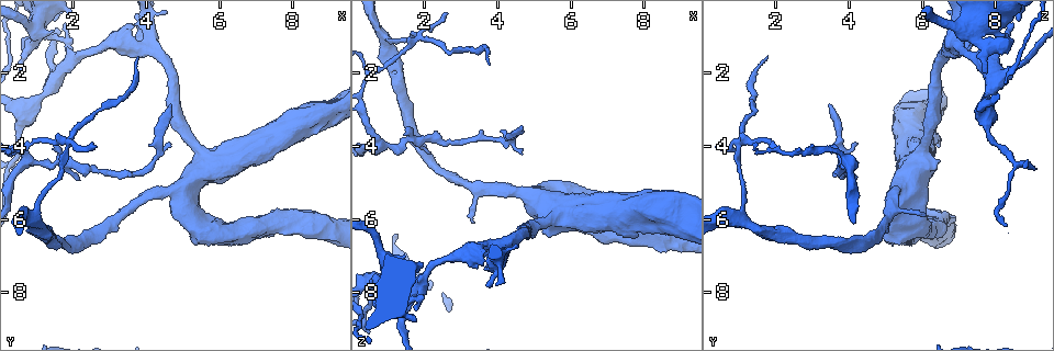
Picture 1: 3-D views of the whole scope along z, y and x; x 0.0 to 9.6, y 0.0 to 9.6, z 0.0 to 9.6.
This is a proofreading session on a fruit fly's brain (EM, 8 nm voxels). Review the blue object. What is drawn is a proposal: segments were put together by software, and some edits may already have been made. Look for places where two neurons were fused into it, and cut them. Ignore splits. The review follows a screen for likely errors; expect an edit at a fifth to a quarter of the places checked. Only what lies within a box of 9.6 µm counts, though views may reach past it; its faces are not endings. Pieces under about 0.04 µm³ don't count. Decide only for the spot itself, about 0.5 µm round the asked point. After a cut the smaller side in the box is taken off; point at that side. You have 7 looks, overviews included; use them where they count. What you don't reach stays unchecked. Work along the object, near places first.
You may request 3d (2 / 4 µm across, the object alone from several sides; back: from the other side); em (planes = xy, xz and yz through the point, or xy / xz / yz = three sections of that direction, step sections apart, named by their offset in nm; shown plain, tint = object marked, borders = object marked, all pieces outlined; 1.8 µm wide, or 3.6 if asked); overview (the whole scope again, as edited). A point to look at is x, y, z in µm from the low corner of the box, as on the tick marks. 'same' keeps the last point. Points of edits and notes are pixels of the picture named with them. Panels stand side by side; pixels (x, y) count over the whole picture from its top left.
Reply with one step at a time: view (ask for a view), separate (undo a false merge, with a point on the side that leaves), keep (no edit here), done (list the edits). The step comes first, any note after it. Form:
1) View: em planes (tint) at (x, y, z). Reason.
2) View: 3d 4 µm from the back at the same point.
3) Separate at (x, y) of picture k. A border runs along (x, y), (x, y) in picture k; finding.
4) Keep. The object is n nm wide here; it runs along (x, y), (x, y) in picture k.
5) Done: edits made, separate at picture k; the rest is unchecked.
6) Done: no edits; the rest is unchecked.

View: 3d 4 µm at (5.50, 4.20, 5.95). Sudden change in width.

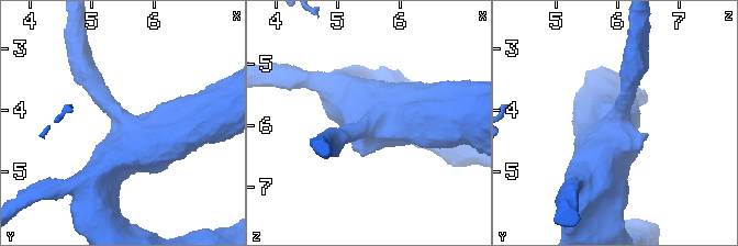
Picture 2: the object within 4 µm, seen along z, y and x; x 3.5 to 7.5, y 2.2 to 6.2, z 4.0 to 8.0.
View: em planes (plain) at (5.50, 4.15, 6.00).

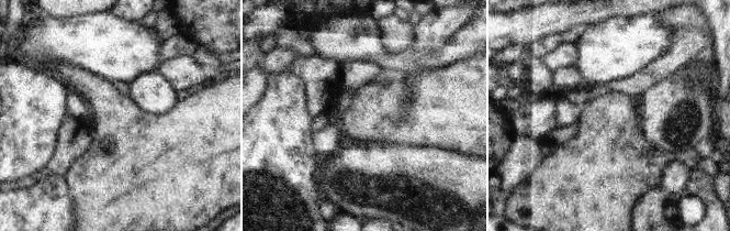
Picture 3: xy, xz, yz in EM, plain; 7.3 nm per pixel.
View: em planes (tint) at the same point. Where the object lies.

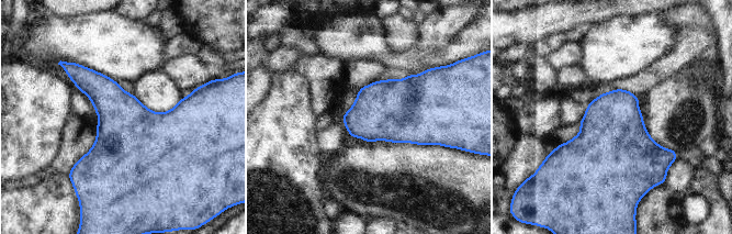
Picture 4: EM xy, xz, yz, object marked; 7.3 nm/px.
Keep. The object is 440 nm wide here; all the same neuron.

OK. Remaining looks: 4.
View: 3d 4 µm at (0.75, 2.95, 7.80). A fork.

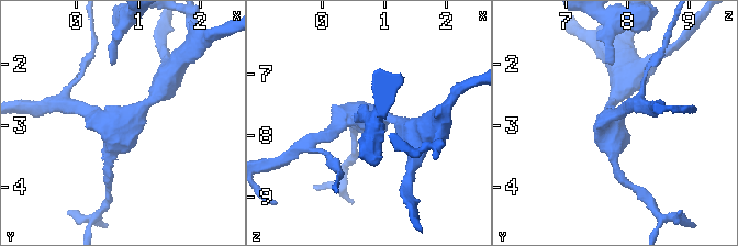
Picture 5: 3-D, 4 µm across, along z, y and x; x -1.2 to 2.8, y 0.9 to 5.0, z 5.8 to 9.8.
View: em xy step 8 (tint) at (0.80, 2.90, 7.75). 3 arms meet here; the arms are 190, 190, 380 nm wide; now the EM.

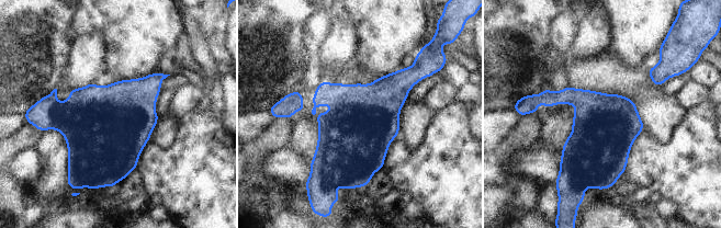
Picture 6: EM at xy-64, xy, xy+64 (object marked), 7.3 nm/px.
Keep. All the same neuron.

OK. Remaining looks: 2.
View: em yz step 4 (tint) at (1.90, 3.90, 1.05).

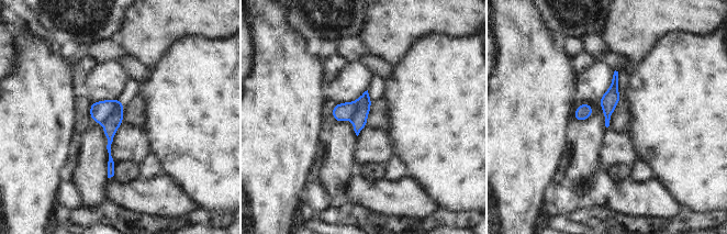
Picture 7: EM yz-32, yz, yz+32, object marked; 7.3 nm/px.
View: em planes (tint) at the same point.

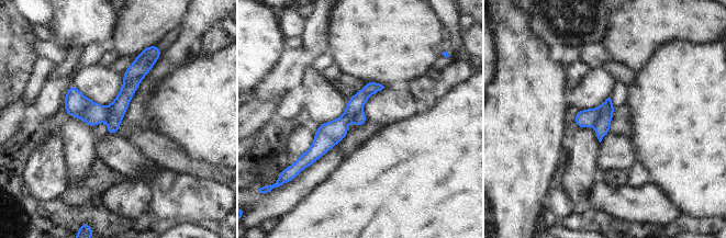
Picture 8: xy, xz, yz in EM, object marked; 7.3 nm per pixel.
Separate at (587, 117) of picture 8. The object is 140 nm wide here; a border runs along (598, 109), (598, 120), (593, 124) in picture 8; a second neuron is stuck on.

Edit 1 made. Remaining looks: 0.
Done: edits made, separate at picture 8; the rest is unchecked.

